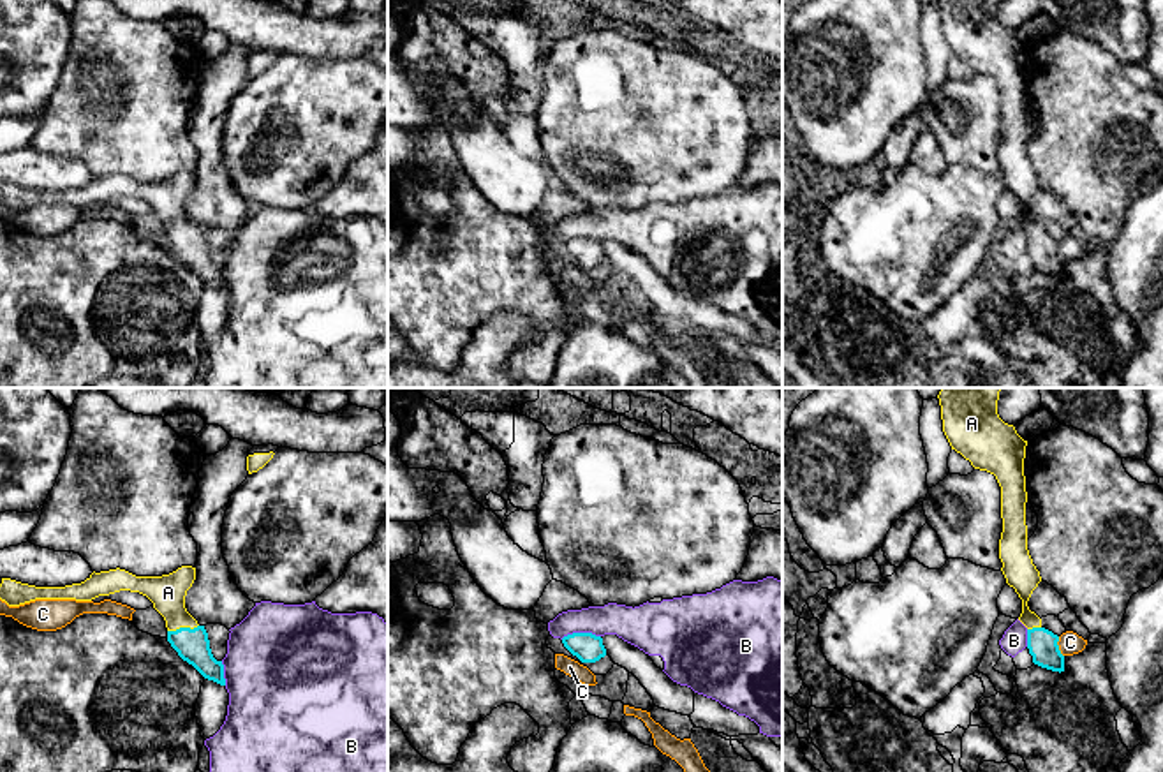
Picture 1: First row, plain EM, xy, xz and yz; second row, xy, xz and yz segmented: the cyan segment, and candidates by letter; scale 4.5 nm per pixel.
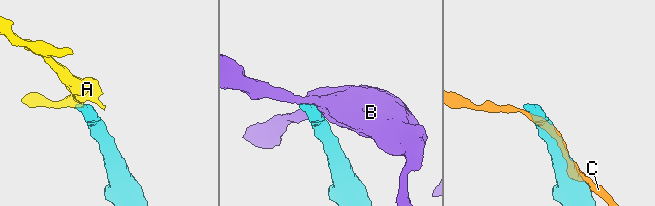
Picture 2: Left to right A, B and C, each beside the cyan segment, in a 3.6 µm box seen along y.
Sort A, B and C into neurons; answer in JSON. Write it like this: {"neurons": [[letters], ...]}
{"neurons": [["A"], ["B"], ["C"]]}

